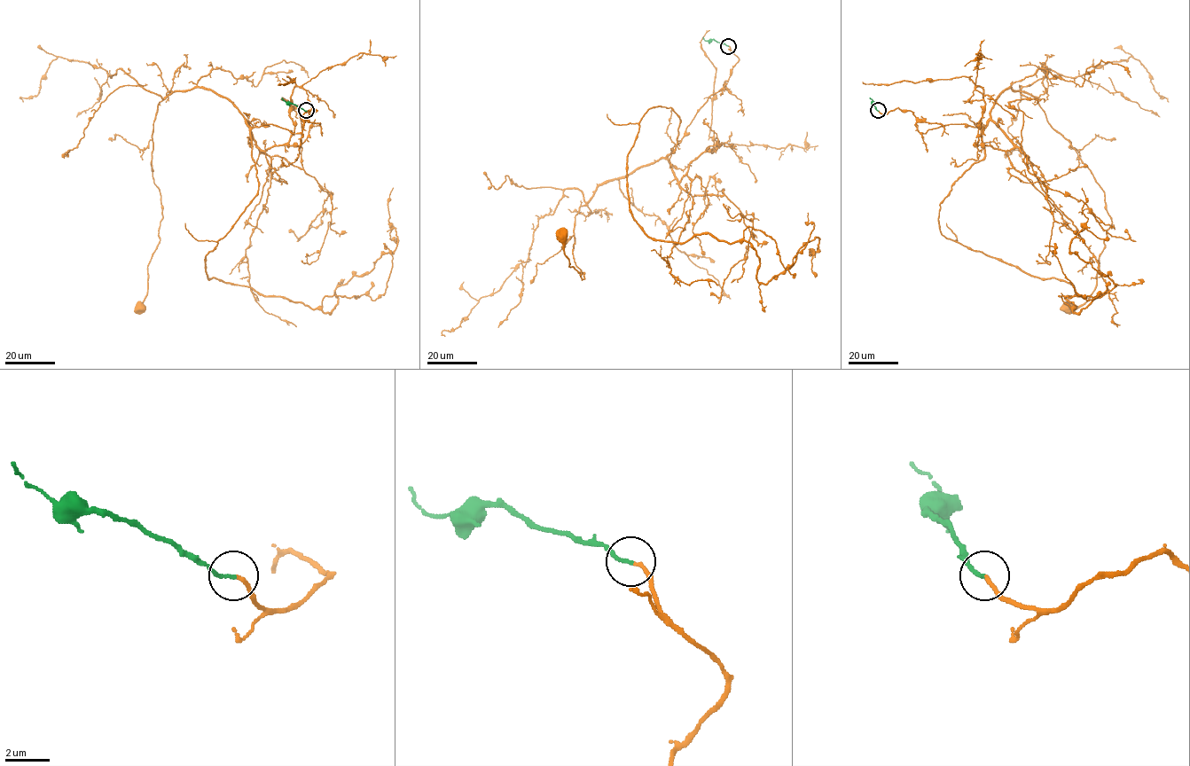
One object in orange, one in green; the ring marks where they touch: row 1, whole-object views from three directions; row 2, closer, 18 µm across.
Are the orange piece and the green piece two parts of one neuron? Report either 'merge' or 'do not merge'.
merge

